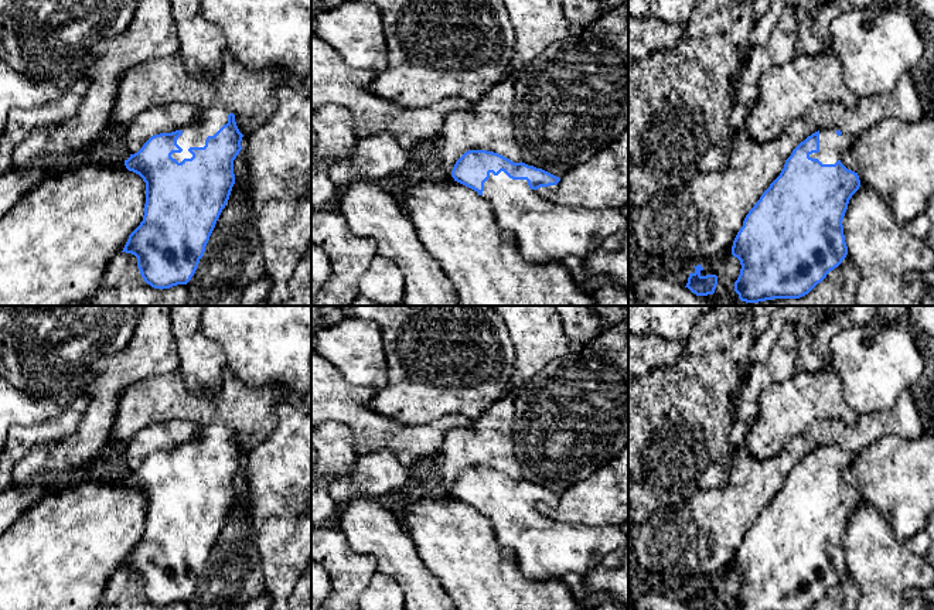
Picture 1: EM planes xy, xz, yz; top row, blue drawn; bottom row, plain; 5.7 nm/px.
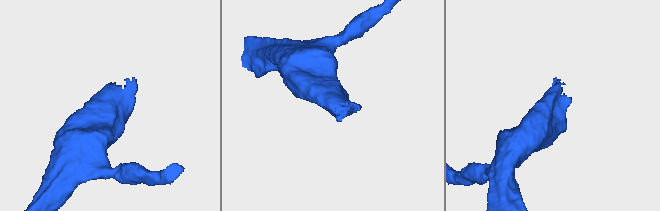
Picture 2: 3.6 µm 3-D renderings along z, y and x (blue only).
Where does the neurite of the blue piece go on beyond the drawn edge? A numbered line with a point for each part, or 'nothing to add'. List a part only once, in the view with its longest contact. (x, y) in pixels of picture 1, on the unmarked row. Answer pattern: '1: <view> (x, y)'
1: xy (208, 439)

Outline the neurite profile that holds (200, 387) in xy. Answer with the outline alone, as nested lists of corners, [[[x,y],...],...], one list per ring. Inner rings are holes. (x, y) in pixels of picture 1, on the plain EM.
[[[184,376],[187,388],[200,396],[215,396],[222,388],[222,381],[200,379],[197,376]]]

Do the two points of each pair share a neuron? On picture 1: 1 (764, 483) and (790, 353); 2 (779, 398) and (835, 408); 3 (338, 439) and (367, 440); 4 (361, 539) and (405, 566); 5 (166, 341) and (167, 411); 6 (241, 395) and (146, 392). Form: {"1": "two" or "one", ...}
{"1": "two", "2": "one", "3": "two", "4": "one", "5": "two", "6": "one"}

